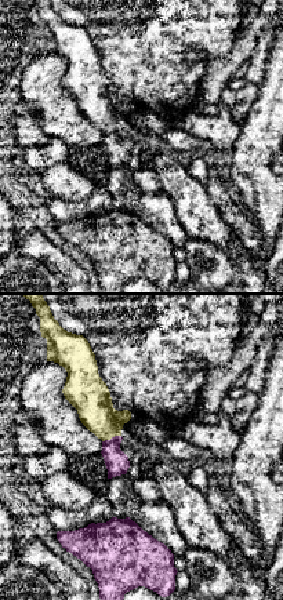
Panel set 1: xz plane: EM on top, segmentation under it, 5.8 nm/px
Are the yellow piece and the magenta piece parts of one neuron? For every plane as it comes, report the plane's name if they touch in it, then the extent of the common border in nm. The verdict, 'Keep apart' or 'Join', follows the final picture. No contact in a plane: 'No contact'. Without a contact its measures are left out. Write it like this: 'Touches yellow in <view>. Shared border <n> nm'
Touches yellow in xz. Shared border 120 nm

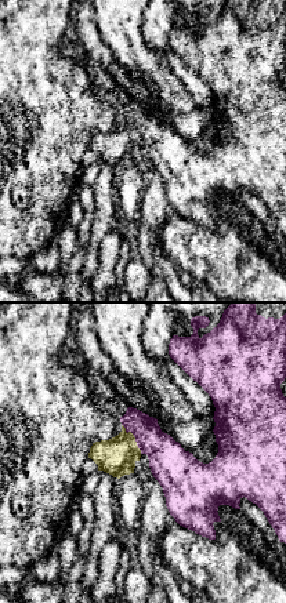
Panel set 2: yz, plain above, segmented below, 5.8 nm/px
Touches yellow in yz. Shared border 200 nm

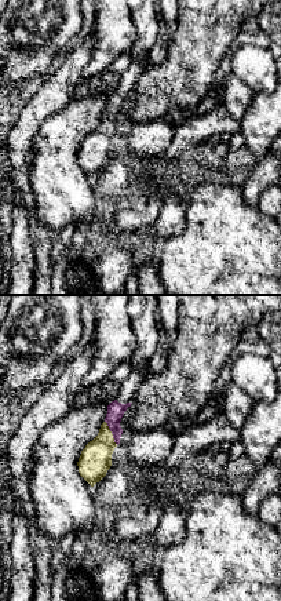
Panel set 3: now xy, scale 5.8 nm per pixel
Touches yellow in xy. Shared border 160 nm

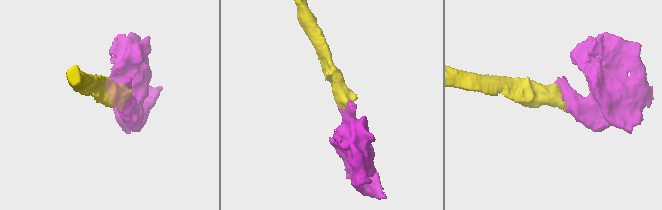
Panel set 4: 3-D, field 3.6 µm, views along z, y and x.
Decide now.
Join

